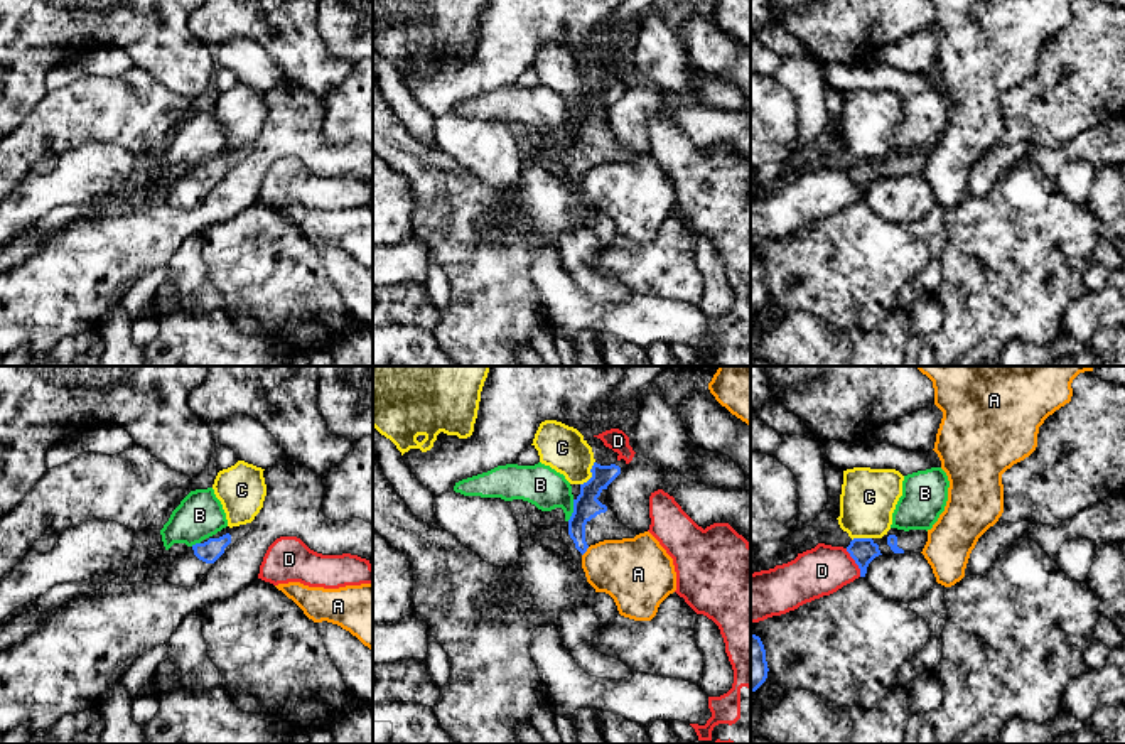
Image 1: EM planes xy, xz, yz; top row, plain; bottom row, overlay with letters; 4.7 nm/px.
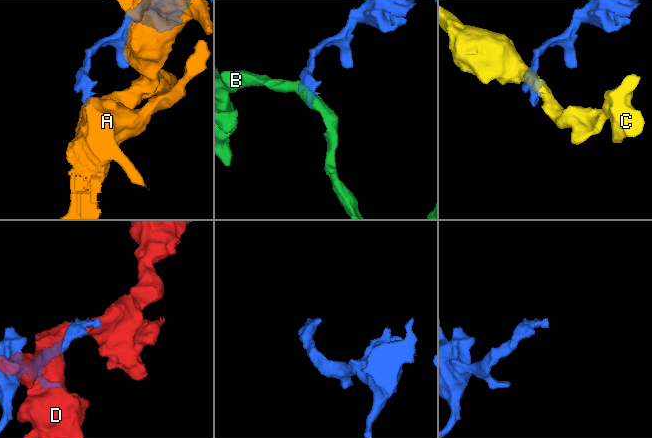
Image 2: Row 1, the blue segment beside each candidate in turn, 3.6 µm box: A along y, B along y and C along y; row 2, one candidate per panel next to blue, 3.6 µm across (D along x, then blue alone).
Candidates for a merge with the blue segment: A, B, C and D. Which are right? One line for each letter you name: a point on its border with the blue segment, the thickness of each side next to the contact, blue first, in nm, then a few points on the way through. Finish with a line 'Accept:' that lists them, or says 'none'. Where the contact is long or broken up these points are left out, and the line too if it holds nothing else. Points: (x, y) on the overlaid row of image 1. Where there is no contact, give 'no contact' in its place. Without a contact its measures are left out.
Accept: none

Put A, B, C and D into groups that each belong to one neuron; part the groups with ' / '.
A / B / C / D

